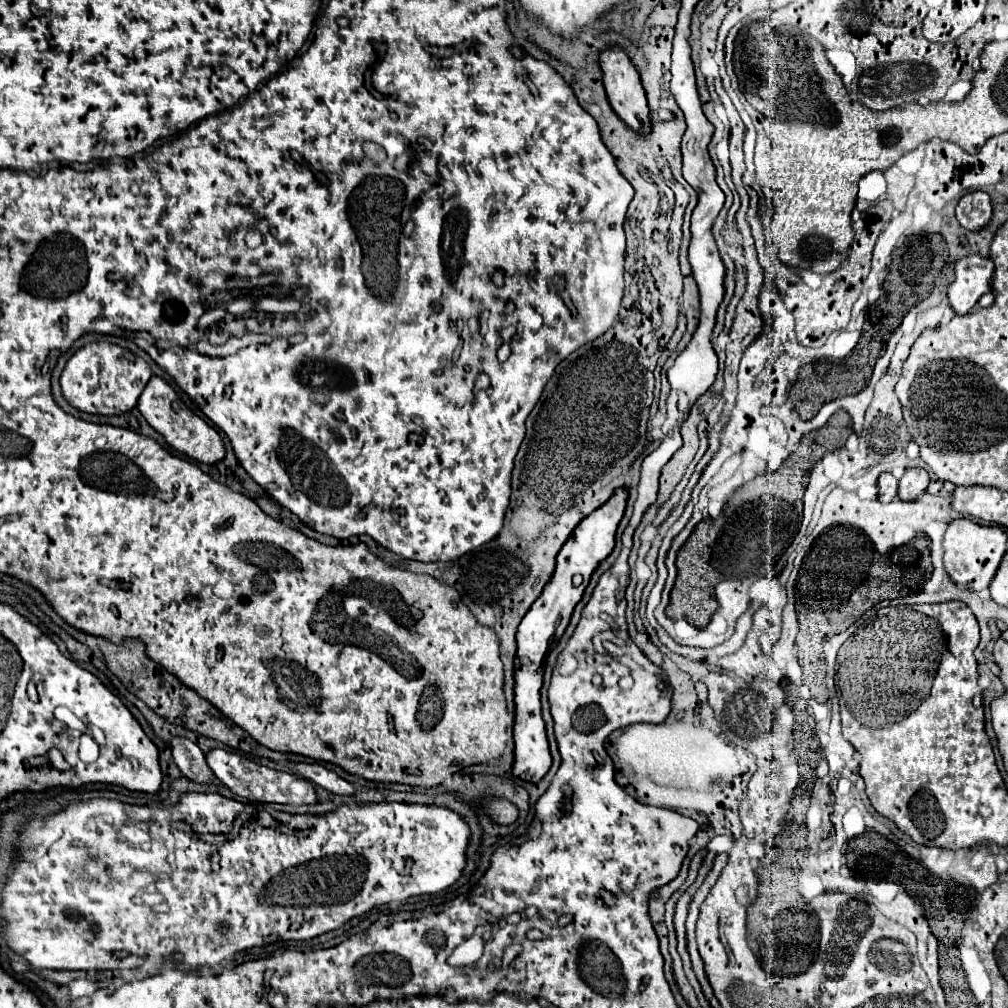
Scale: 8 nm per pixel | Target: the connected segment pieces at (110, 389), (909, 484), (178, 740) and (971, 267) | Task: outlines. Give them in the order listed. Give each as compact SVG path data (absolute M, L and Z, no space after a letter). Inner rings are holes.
M90 342L82 346L68 360L60 376L64 398L74 408L90 414L112 416L112 414L124 414L132 410L144 386L152 378L152 372L150 372L150 366L140 356L136 356L136 362L126 362L124 354L126 350L112 342Z
M908 468L906 474L900 478L898 496L900 500L916 500L918 494L922 494L928 488L928 472L922 468Z
M172 736L170 748L172 748L172 758L184 776L196 782L214 780L214 774L210 774L210 768L206 766L204 752L192 740L182 738L182 736Z
M980 254L962 258L954 268L954 280L948 286L950 306L956 314L966 314L974 308L978 298L992 288L994 264Z

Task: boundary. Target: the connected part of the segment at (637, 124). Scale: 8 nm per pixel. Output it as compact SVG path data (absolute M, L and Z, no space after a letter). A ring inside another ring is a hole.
M608 48L600 54L600 68L604 72L604 88L608 102L612 110L626 122L630 130L634 130L638 136L648 136L652 132L652 116L646 100L646 92L640 84L640 76L634 68L634 64L628 60L622 48Z

